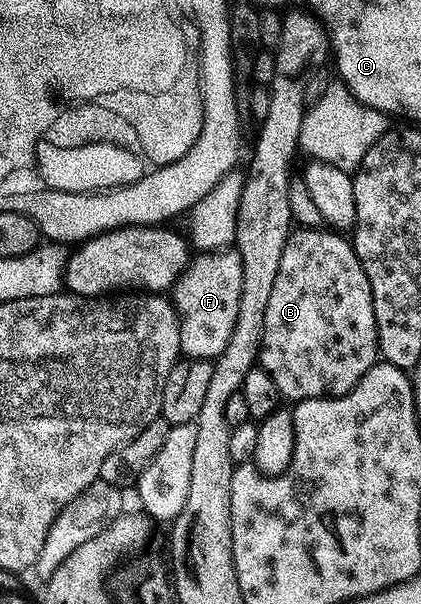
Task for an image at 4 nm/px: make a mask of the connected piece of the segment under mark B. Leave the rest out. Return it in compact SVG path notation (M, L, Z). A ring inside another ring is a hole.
M297 229L290 234L288 241L283 245L283 257L279 261L279 274L275 277L275 286L271 289L271 298L267 301L267 313L263 317L259 365L269 374L271 381L275 381L279 393L286 400L328 399L334 395L345 395L373 368L373 364L378 362L377 326L375 325L371 285L367 281L367 273L363 273L363 265L359 265L359 257L355 253L352 242L346 236L344 239L341 235L344 234L333 229Z

